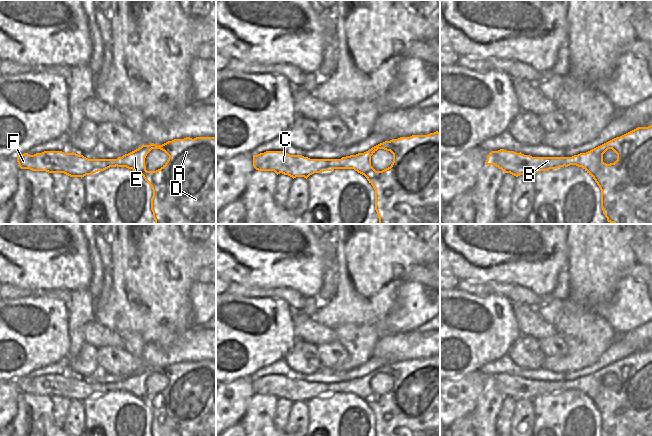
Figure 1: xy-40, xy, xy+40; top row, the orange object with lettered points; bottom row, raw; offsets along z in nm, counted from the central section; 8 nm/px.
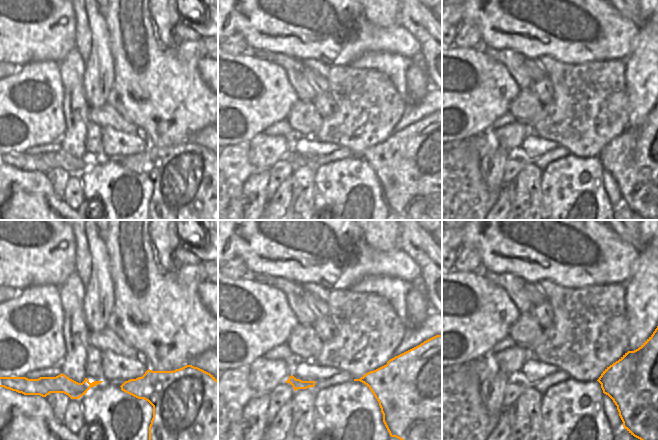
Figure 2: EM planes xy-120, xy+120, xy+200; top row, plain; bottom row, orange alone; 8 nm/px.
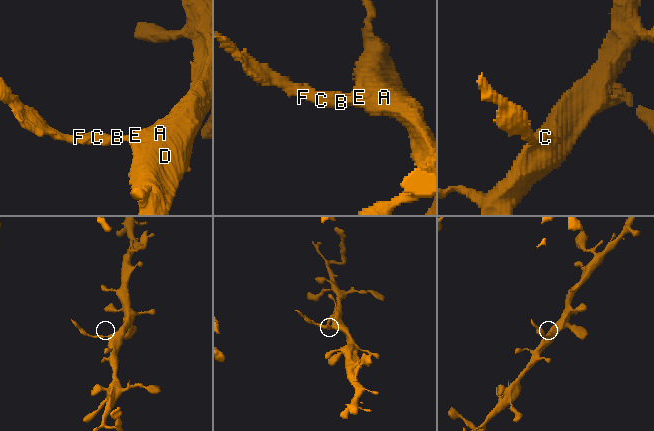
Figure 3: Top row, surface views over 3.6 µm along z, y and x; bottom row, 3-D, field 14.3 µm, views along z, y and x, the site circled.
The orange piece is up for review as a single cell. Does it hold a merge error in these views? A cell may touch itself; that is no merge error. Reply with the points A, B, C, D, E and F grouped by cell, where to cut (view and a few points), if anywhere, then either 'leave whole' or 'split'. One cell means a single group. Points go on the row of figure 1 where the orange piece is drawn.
A D E / B C F | xy (339, 159), (341, 168) | split

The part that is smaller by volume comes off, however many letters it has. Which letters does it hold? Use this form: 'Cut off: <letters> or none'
Cut off: B, C, F

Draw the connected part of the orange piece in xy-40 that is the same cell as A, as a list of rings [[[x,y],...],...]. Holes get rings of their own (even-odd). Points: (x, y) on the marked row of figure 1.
[[[186,137],[174,139],[162,145],[154,143],[142,145],[138,149],[118,157],[115,162],[117,167],[126,167],[143,176],[151,186],[151,210],[155,224],[216,224],[216,137]],[[152,149],[160,149],[168,156],[167,162],[156,171],[147,171],[145,158]]]

